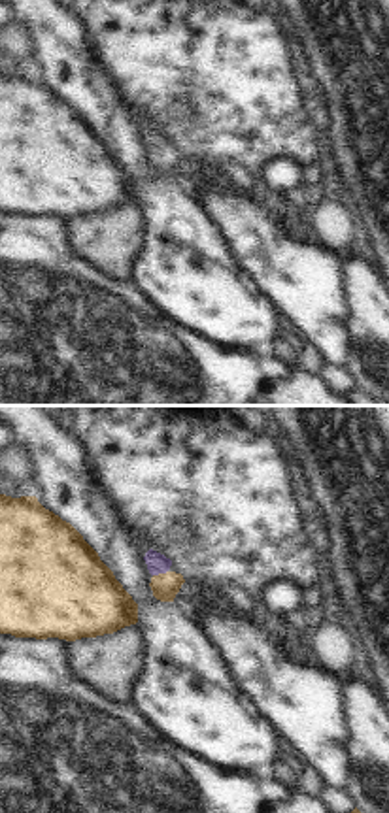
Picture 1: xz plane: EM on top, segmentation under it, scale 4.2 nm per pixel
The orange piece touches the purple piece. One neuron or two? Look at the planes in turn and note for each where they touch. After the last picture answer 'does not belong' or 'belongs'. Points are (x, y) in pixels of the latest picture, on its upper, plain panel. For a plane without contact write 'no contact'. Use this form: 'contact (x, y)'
contact (159, 151)

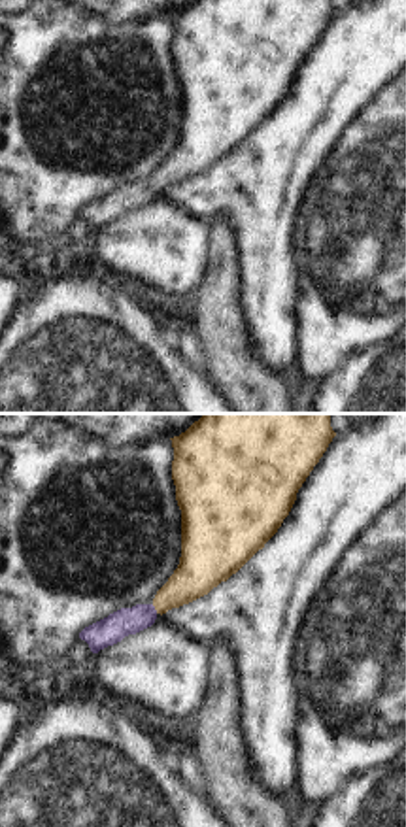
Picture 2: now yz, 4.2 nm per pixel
contact (155, 185)

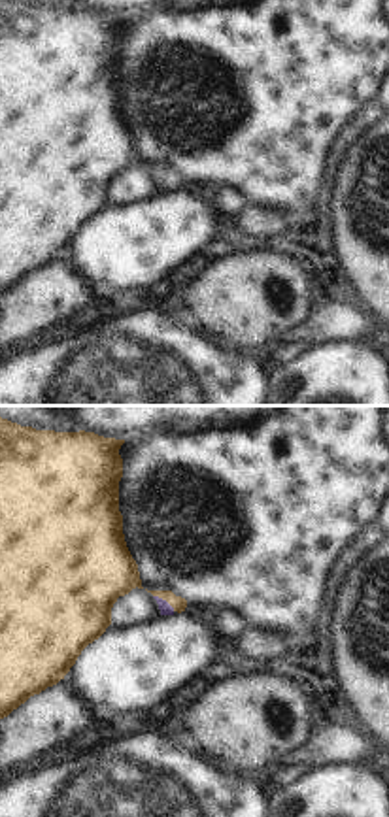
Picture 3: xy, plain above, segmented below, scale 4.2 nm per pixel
contact (165, 176)

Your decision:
belongs

